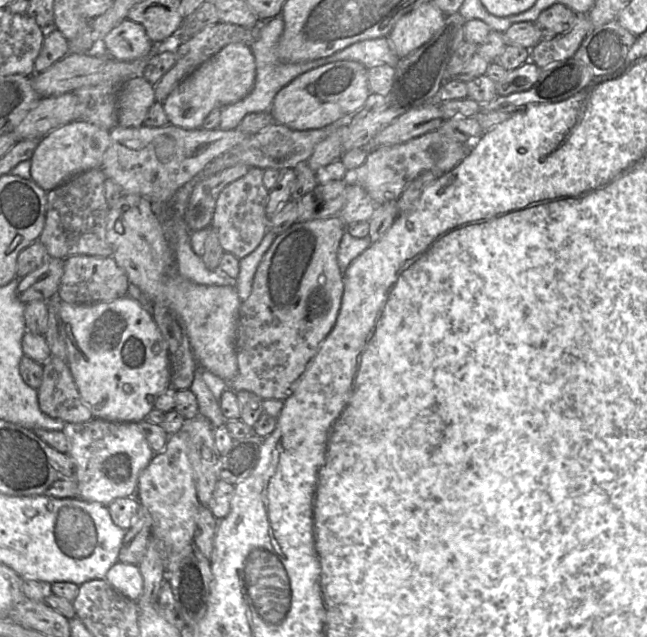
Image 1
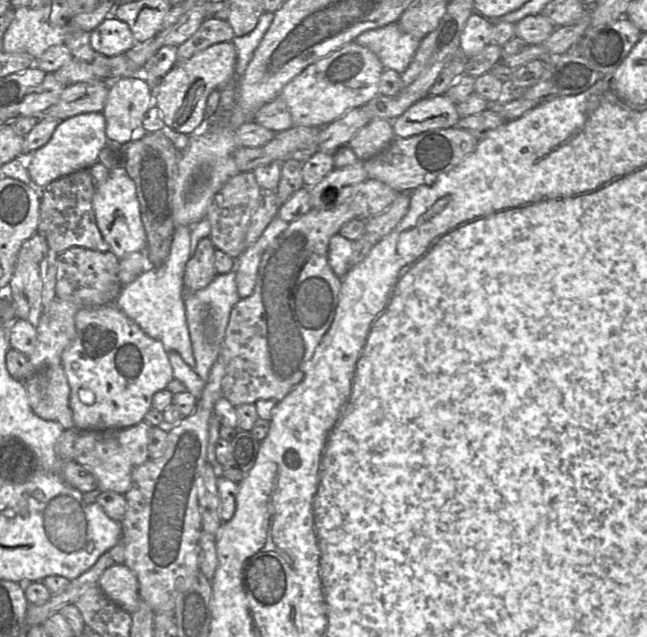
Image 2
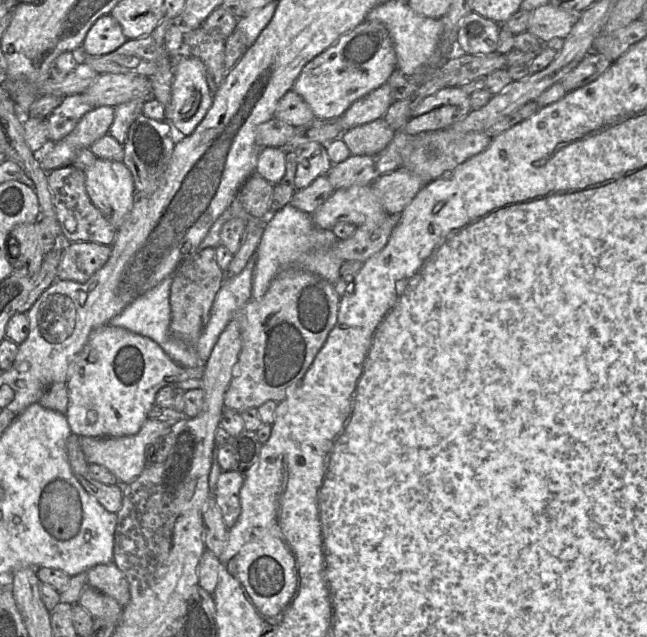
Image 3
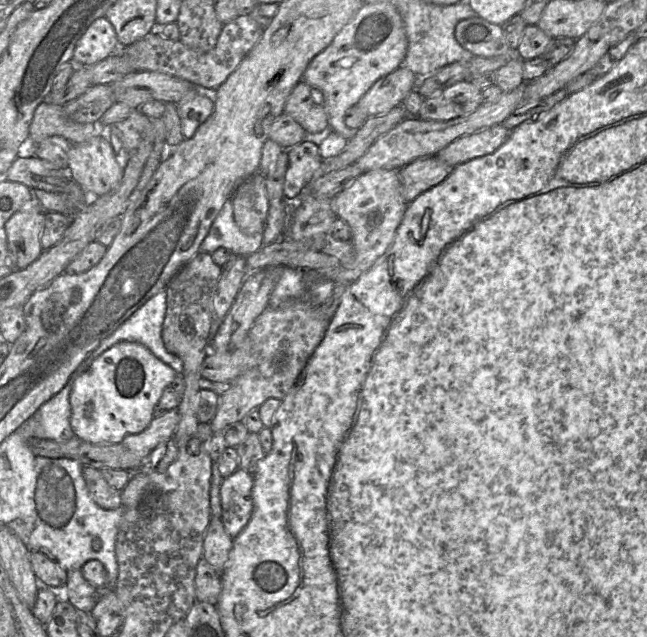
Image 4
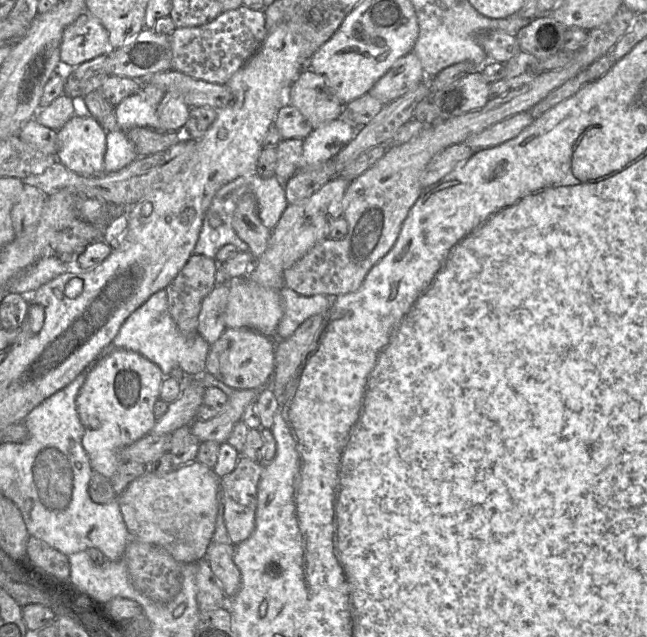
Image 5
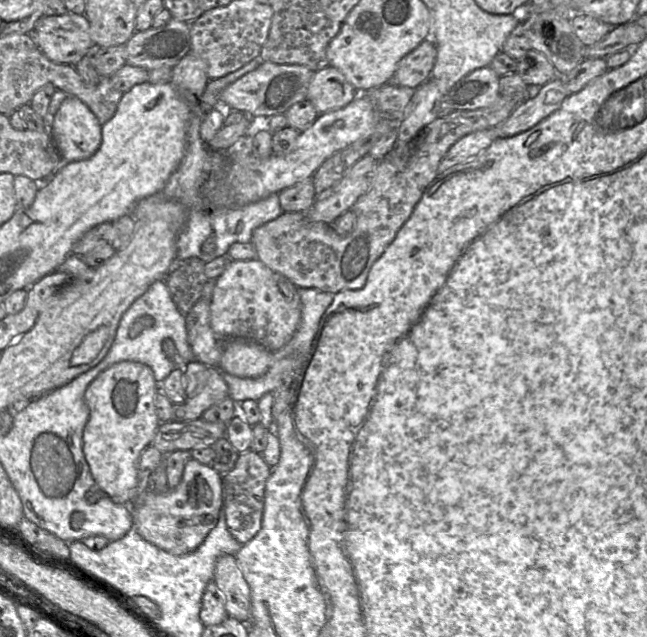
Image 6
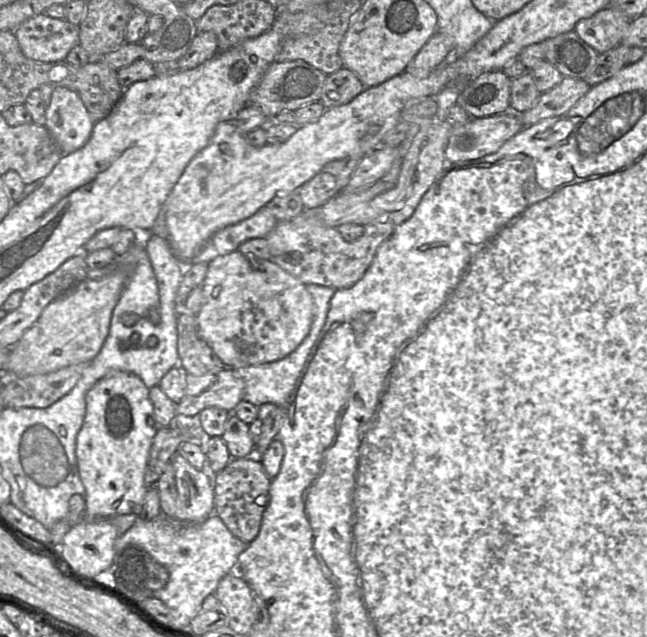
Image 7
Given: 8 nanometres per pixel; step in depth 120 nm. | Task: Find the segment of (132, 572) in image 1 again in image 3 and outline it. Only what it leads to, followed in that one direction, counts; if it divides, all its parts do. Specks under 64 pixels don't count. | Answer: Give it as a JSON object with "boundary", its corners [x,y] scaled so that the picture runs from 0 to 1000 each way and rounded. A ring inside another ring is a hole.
{"boundary":[[[176,882],[153,885],[134,896],[136,922],[176,939],[189,953],[201,943],[199,915]]]}

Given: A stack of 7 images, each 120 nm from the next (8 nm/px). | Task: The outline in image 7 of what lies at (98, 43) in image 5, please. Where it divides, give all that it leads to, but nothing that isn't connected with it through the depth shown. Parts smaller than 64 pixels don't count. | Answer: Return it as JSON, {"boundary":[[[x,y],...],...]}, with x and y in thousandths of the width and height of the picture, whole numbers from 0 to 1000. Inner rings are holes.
{"boundary":[[[70,20],[36,35],[22,53],[34,83],[60,97],[100,94],[107,80],[122,69],[121,39]]]}

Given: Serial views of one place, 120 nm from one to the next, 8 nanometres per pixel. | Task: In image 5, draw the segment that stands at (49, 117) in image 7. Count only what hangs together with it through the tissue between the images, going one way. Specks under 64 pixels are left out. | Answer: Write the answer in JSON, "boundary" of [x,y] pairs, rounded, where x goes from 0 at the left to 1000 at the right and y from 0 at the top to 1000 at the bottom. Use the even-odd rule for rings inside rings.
{"boundary":[[[127,171],[88,206],[87,251],[127,276],[161,272],[165,206]]]}

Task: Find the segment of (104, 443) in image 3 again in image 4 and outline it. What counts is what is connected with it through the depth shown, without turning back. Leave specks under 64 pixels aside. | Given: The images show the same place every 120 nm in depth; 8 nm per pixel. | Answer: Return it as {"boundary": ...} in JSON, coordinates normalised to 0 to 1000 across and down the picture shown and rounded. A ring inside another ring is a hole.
{"boundary":[[[274,641],[260,644],[252,653],[236,656],[223,677],[193,686],[187,697],[226,724],[244,699],[267,689],[275,662]]]}

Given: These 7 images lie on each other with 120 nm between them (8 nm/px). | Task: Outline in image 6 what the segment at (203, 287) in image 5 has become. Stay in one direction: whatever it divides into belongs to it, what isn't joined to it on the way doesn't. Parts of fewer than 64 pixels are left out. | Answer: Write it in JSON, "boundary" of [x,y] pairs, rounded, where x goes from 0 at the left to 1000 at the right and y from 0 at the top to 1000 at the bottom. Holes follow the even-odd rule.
{"boundary":[[[304,403],[270,410],[255,438],[267,474],[284,496],[311,469],[314,451],[321,440],[315,427],[317,414]]]}

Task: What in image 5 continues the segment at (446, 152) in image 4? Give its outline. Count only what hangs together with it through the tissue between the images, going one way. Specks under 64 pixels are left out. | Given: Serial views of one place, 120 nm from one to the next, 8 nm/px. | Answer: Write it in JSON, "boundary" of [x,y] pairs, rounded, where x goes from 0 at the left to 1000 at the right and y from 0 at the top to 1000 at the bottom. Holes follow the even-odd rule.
{"boundary":[[[819,176],[801,177],[731,212],[717,224],[733,239],[768,229],[801,214],[824,188]]]}

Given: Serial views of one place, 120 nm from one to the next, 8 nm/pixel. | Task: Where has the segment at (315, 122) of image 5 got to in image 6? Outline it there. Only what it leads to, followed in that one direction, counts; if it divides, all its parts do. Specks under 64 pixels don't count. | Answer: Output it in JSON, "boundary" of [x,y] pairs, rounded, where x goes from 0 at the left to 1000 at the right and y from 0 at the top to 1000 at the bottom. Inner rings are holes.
{"boundary":[[[507,104],[485,113],[476,137],[474,157],[484,163],[491,179],[496,181],[533,168],[553,148],[521,107]]]}

